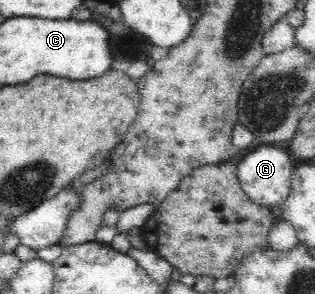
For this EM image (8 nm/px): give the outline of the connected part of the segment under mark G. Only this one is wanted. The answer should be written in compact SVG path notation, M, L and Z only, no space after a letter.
M264 144L261 147L254 148L237 164L237 178L241 190L253 204L268 208L277 215L292 192L293 173L294 168L288 153L284 149Z

